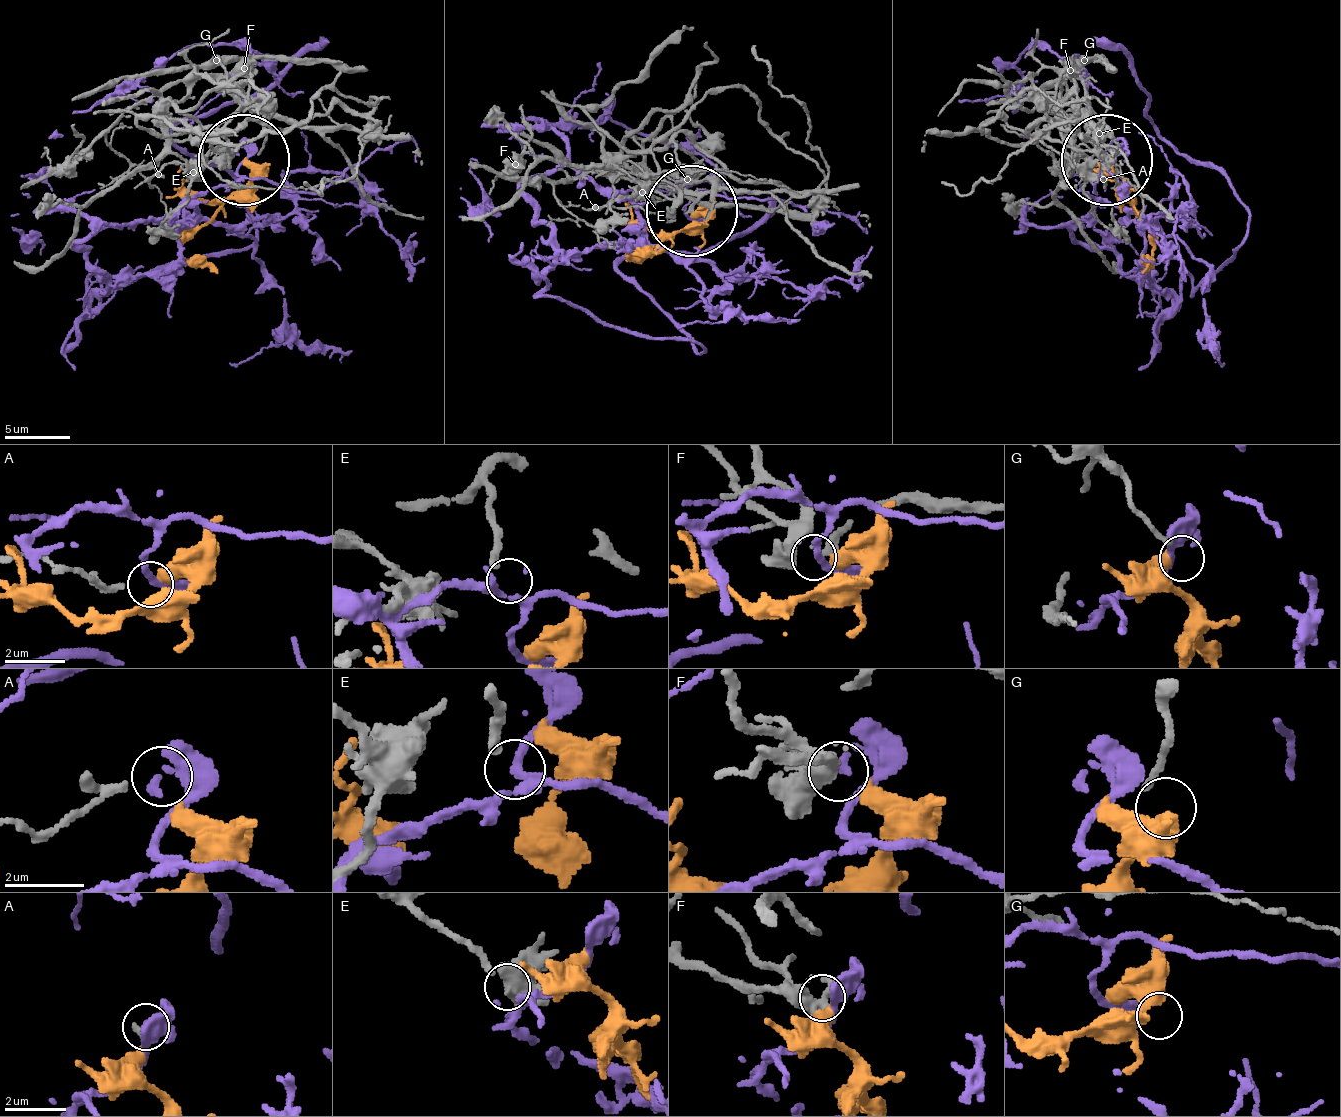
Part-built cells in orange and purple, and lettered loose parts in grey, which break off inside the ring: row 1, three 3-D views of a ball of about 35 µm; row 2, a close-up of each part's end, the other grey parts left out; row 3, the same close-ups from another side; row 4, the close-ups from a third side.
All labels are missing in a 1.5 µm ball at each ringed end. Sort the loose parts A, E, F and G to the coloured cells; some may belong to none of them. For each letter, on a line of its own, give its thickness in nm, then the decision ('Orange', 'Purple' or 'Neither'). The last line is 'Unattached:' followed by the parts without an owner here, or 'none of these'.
A: Thickness 140 nm. Purple
E: Thickness 240 nm. Neither
F: Thickness 30 nm. Orange
G: Thickness 160 nm. Neither
Unattached: E, G

